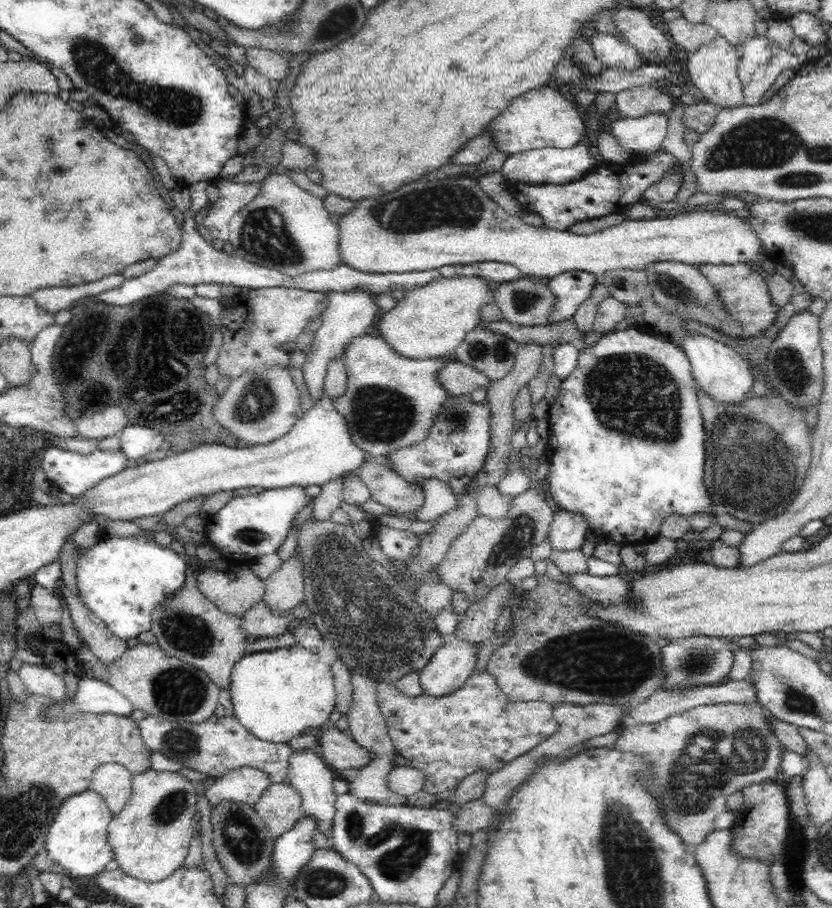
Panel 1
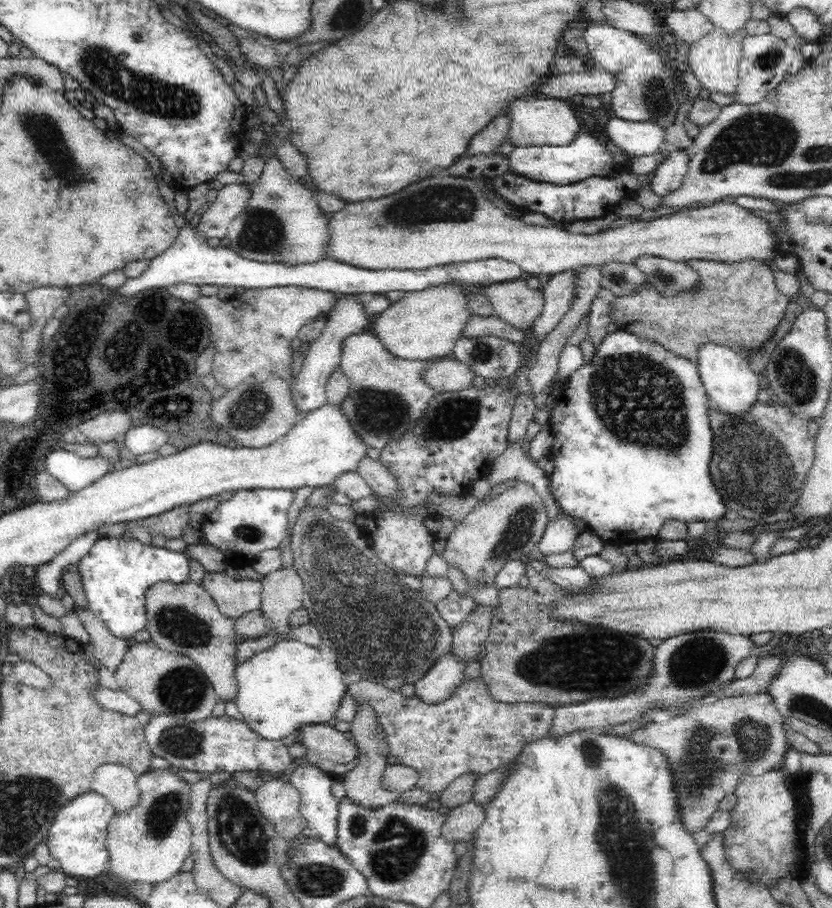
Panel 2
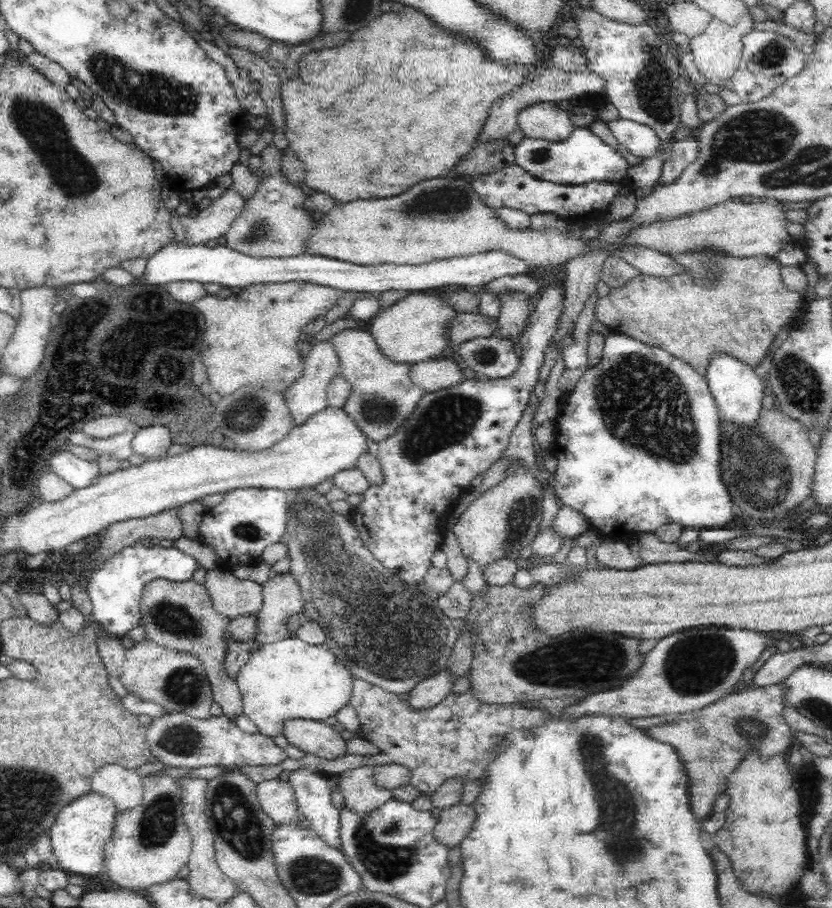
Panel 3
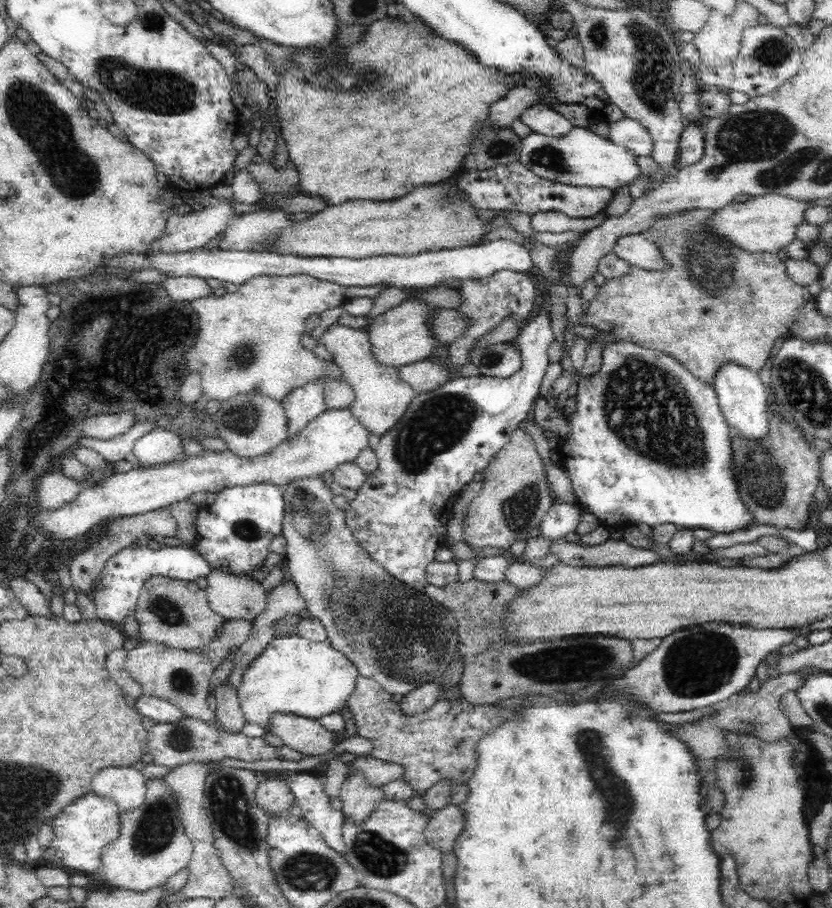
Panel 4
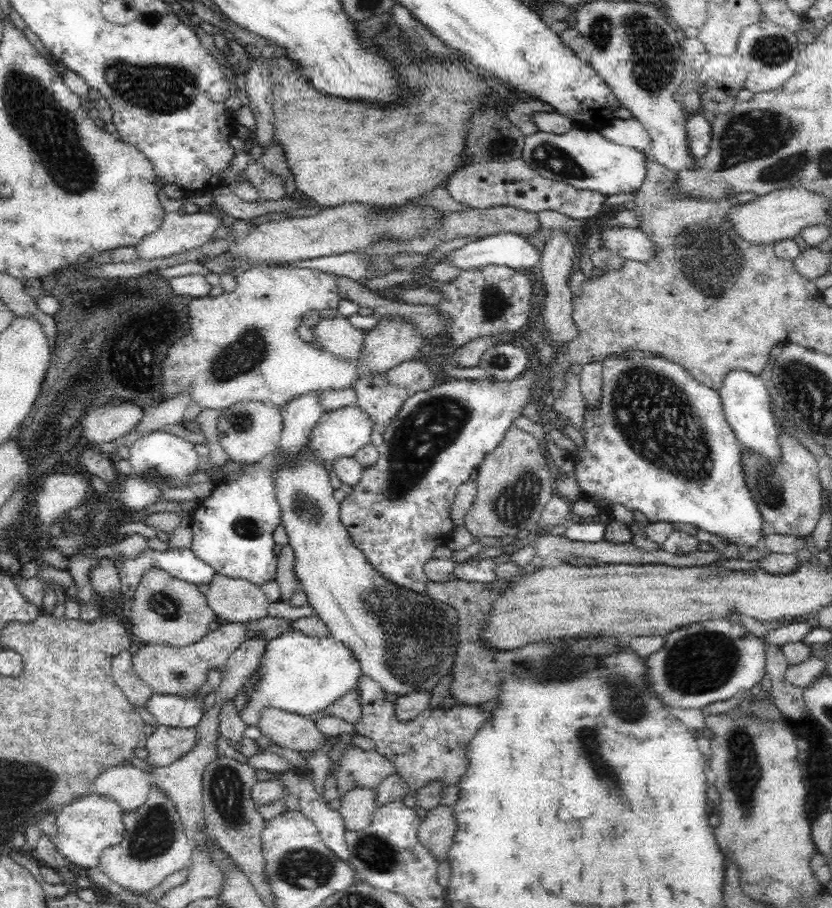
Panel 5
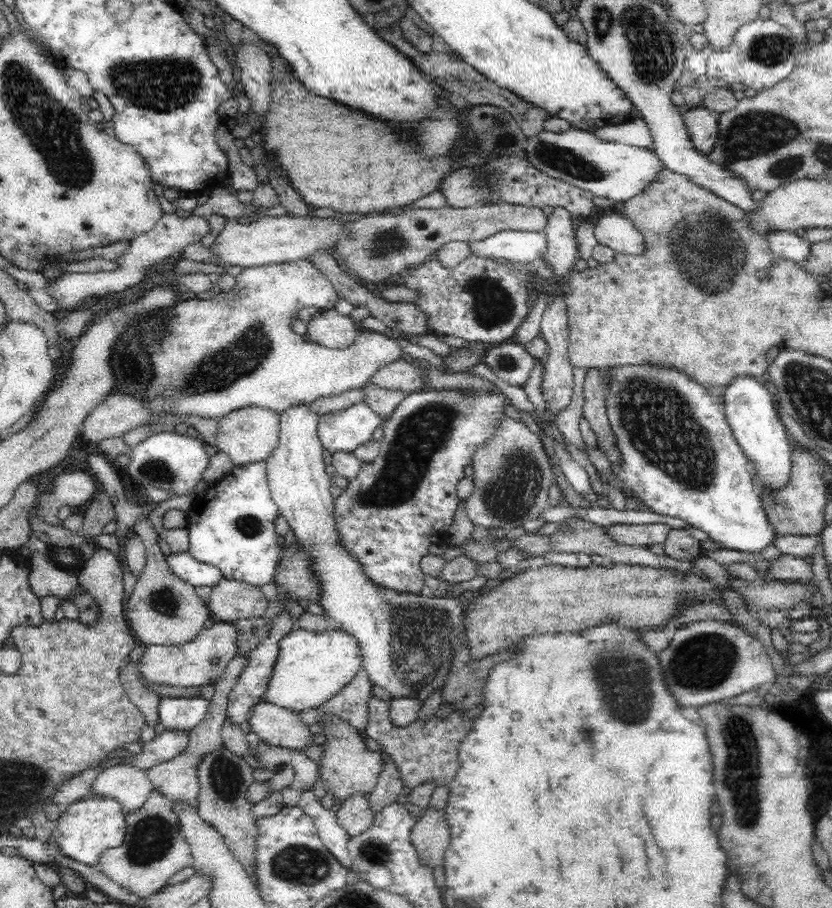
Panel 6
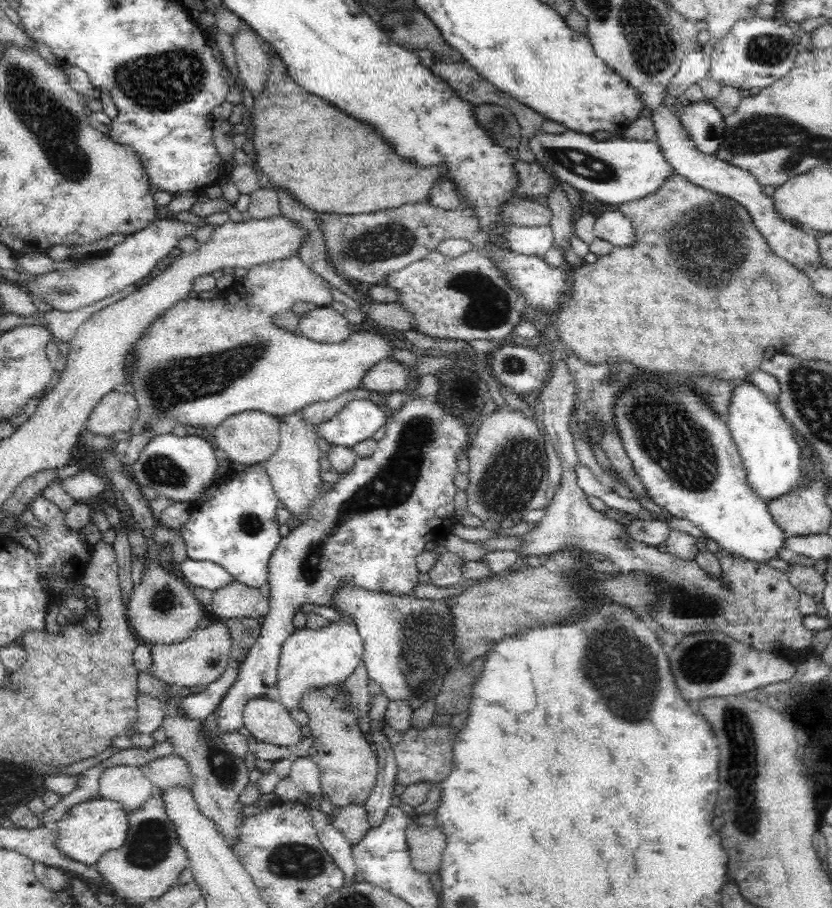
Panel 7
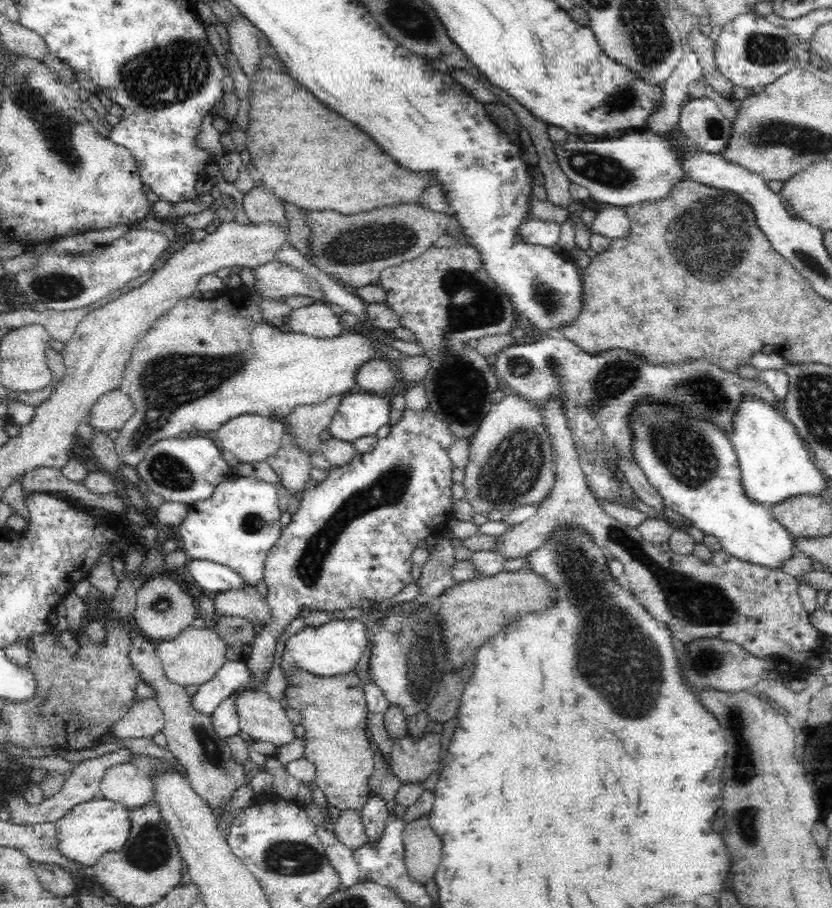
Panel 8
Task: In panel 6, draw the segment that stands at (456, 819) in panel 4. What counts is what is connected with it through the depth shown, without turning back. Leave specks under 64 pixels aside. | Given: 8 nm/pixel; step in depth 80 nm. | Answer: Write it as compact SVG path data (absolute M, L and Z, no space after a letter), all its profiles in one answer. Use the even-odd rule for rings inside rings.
M426 809L412 827L410 836L422 864L434 868L443 864L444 853L451 839L443 809Z

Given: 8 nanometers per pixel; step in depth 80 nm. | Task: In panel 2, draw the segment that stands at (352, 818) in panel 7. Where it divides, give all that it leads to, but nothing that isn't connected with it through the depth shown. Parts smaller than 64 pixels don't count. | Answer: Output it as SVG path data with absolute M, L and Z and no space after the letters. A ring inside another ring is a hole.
M362 702L362 704L356 706L356 708L356 714L354 714L354 720L350 722L349 730L352 736L354 736L360 760L343 779L346 791L345 796L353 800L356 804L364 806L364 809L376 809L379 808L379 806L386 806L399 801L401 794L398 791L389 791L382 786L384 771L392 761L384 727L381 726L371 704Z

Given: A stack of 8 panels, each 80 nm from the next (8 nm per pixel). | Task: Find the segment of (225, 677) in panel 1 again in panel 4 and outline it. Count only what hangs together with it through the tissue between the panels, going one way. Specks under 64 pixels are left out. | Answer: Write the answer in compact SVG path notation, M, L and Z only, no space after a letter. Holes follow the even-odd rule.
M155 575L143 584L141 591L135 607L135 618L140 625L139 638L142 641L156 641L167 647L184 650L197 648L198 653L203 653L205 646L216 638L218 628L226 622L210 609L205 589L198 587L194 581L177 582ZM227 681L216 684L216 688L211 691L217 702L215 720L222 725L228 733L234 734L242 730L245 723L242 707L239 703L237 688Z

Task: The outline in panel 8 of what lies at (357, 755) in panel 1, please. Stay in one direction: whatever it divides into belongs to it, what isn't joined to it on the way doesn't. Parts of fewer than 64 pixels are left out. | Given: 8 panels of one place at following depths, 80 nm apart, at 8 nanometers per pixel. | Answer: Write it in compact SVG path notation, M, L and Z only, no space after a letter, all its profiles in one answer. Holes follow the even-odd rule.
M265 690L240 691L240 694L235 696L235 708L241 730L248 732L254 741L271 742L281 747L296 740L295 724L286 715L286 709L281 705L281 701L274 700Z

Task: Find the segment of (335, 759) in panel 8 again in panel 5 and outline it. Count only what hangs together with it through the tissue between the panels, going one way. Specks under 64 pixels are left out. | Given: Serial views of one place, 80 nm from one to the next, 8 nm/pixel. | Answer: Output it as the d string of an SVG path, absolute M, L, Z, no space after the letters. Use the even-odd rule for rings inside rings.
M349 745L335 766L338 792L362 786L375 790L382 780L397 774L395 764L376 751L362 751Z

